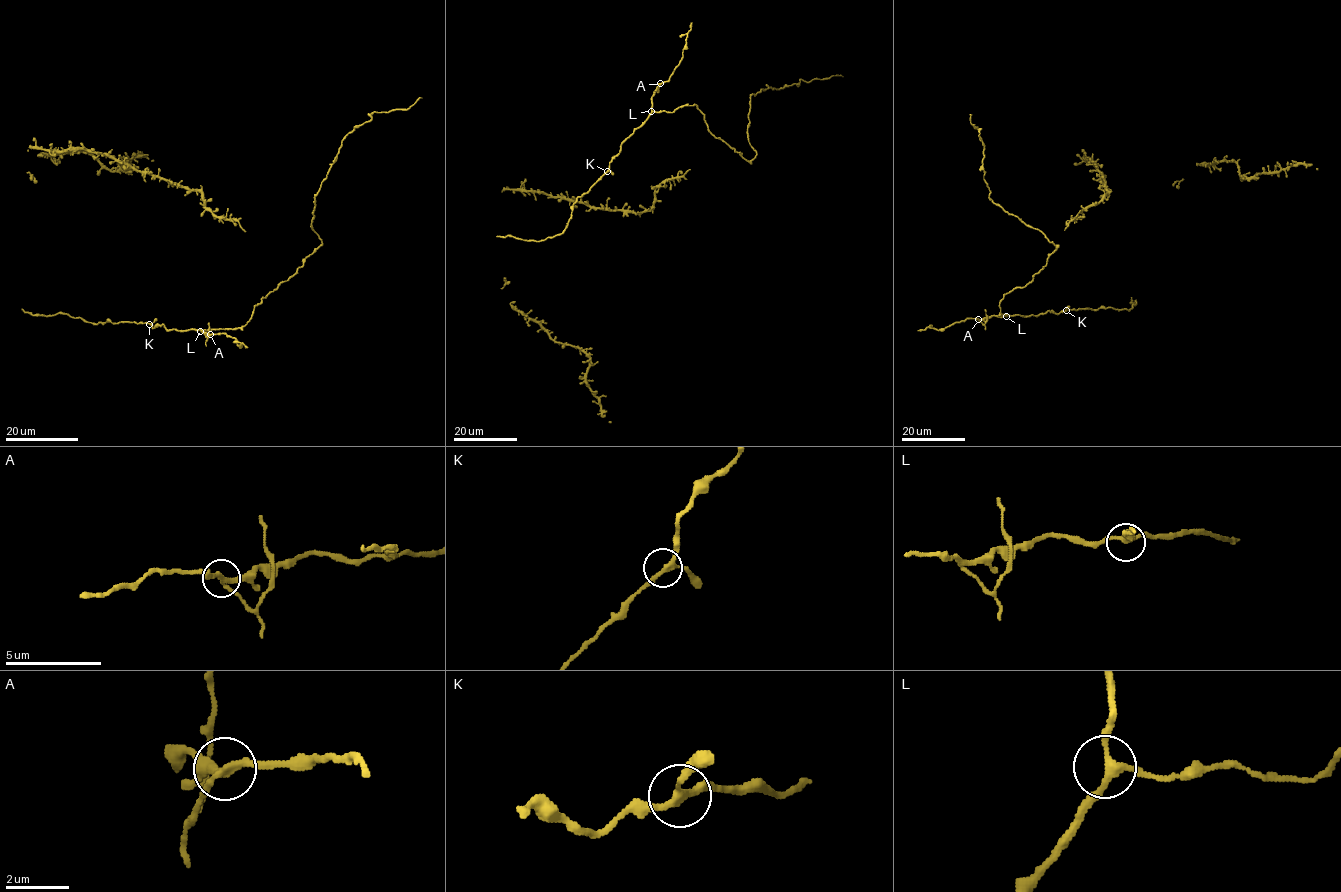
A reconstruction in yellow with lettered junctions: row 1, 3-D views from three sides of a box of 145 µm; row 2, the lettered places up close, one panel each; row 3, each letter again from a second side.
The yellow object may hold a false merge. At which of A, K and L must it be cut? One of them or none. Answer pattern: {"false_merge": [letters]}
{"false_merge": ["A"]}

